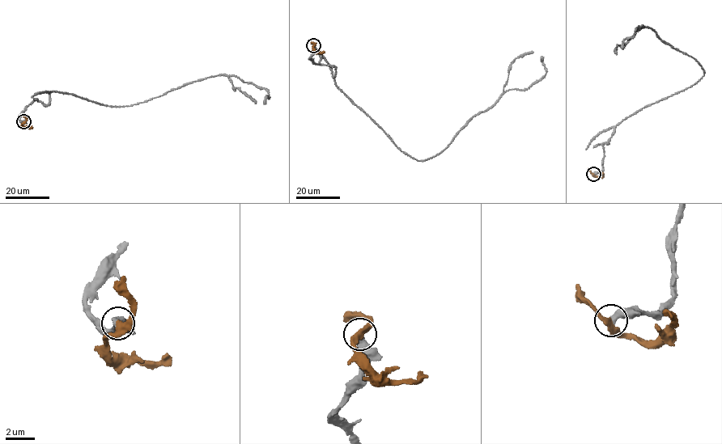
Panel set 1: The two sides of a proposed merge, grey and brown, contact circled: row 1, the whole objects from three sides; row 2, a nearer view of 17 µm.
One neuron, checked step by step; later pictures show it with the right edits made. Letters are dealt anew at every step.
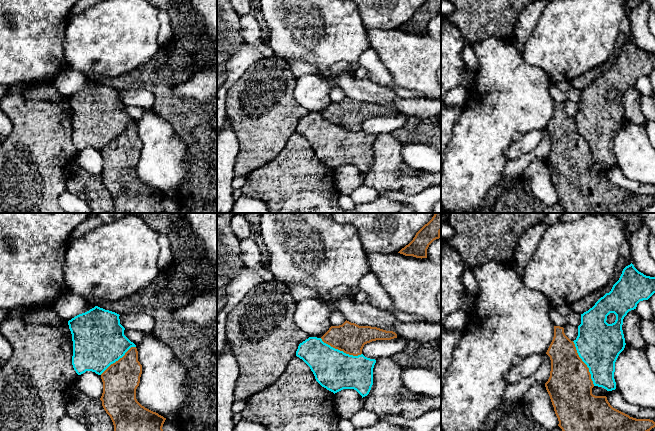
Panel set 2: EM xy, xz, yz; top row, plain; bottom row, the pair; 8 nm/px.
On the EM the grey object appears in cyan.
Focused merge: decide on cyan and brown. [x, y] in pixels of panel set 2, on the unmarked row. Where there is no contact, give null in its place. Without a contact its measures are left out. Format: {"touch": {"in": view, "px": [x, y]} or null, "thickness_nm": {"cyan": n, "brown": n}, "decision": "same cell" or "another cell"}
{"touch": {"in": "yz", "px": [584, 138]}, "thickness_nm": {"cyan": 360, "brown": 360}, "decision": "same cell"}

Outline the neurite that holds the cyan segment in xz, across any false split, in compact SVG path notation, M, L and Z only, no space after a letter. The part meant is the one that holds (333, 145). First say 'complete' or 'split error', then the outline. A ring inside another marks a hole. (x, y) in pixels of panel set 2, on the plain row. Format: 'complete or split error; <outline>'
split error; M347 96L342 101L331 102L321 114L309 113L299 120L296 132L310 143L316 157L312 158L308 155L306 163L296 160L295 165L297 167L314 167L315 174L311 175L311 178L318 179L319 182L323 182L327 178L326 175L322 178L319 177L324 164L334 170L343 165L354 165L362 174L367 172L373 161L373 144L376 136L365 133L362 130L362 125L365 120L372 117L394 114L397 114L397 110L393 107L371 102L359 102Z

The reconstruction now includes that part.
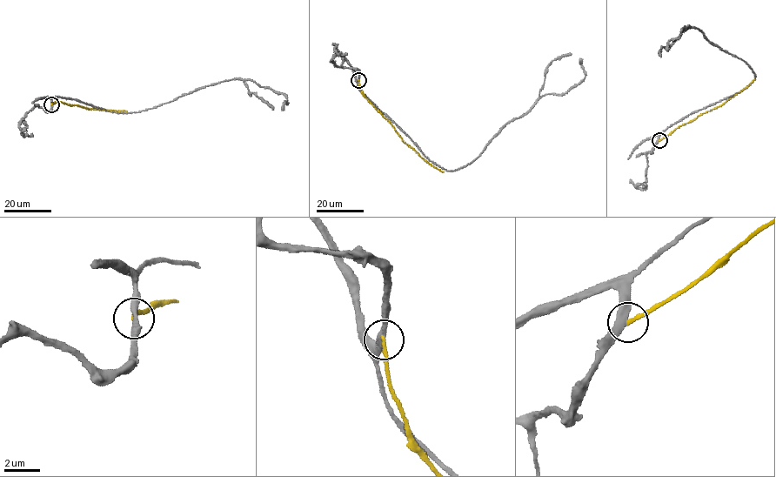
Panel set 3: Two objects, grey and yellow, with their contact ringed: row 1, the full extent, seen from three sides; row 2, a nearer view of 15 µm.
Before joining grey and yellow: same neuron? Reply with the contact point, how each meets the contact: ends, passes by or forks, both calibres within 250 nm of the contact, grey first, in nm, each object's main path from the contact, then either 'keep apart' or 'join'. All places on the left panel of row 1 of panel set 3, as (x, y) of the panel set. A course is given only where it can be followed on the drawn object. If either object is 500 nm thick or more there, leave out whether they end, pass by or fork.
place (51, 104); grey passes by; yellow ends; calibres 360 and 200 nm; course grey (51, 104), (55, 97), (114, 112), (137, 112), (235, 77), (252, 80), (284, 95), (287, 103), (282, 110); course yellow (51, 104), (57, 102), (86, 109), (127, 110); keep apart

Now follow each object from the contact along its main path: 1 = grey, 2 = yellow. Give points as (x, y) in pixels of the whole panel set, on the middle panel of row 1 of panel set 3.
1: (358, 80), (361, 90), (431, 160), (454, 171), (544, 95), (564, 95), (581, 81), (579, 59)
2: (358, 80), (365, 97), (404, 143), (444, 171)

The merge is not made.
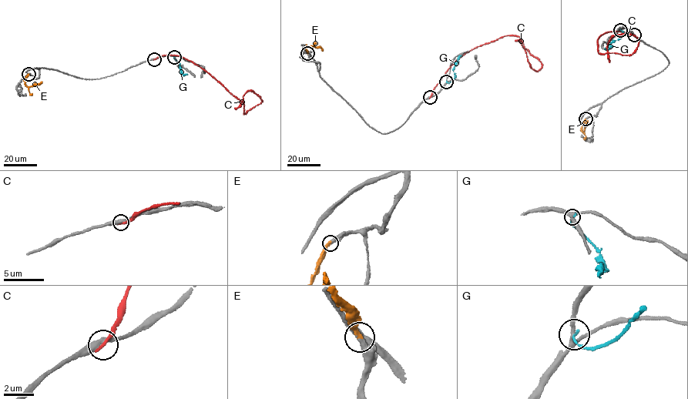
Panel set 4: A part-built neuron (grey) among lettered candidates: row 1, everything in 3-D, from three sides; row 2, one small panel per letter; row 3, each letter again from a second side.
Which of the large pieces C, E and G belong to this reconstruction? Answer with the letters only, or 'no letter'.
E

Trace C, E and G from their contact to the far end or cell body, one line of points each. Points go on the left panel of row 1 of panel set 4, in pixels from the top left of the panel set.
C: (154, 59), (160, 55), (179, 55), (196, 64), (243, 102), (243, 114), (260, 104)
E: (28, 74), (25, 78), (27, 86), (41, 82)
G: (174, 57), (179, 64), (182, 75), (188, 75)

